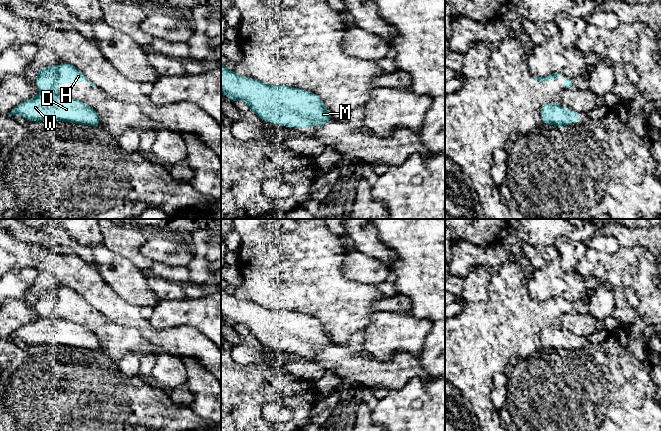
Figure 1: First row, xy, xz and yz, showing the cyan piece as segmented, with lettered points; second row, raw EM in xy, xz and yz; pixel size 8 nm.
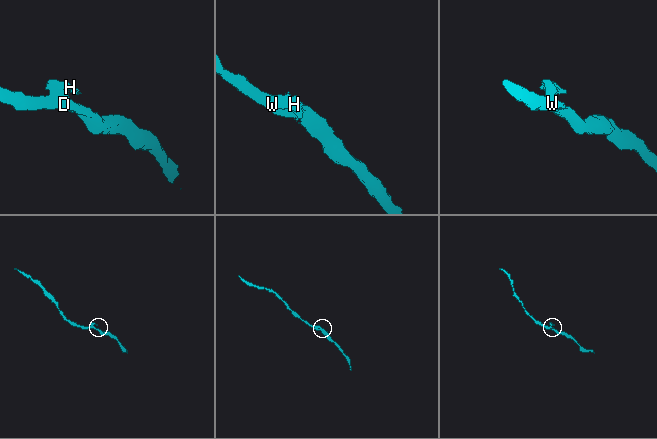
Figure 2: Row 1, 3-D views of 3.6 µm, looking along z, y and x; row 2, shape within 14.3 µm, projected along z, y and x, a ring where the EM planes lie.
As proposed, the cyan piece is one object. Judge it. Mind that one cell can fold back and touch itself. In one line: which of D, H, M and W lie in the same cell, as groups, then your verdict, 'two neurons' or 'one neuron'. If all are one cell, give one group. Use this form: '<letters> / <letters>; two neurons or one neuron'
D H M W; one neuron

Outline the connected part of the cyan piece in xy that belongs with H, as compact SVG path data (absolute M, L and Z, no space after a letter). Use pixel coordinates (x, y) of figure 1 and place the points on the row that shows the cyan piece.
M72 64L51 65L38 70L35 81L42 92L29 100L15 106L8 114L19 114L28 121L64 121L90 126L99 126L97 112L79 100L56 92L59 84L66 82L83 82L87 80L93 88L97 88L86 76Z

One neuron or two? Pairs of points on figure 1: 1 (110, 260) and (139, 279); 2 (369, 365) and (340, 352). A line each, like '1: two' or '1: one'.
1: one
2: one

